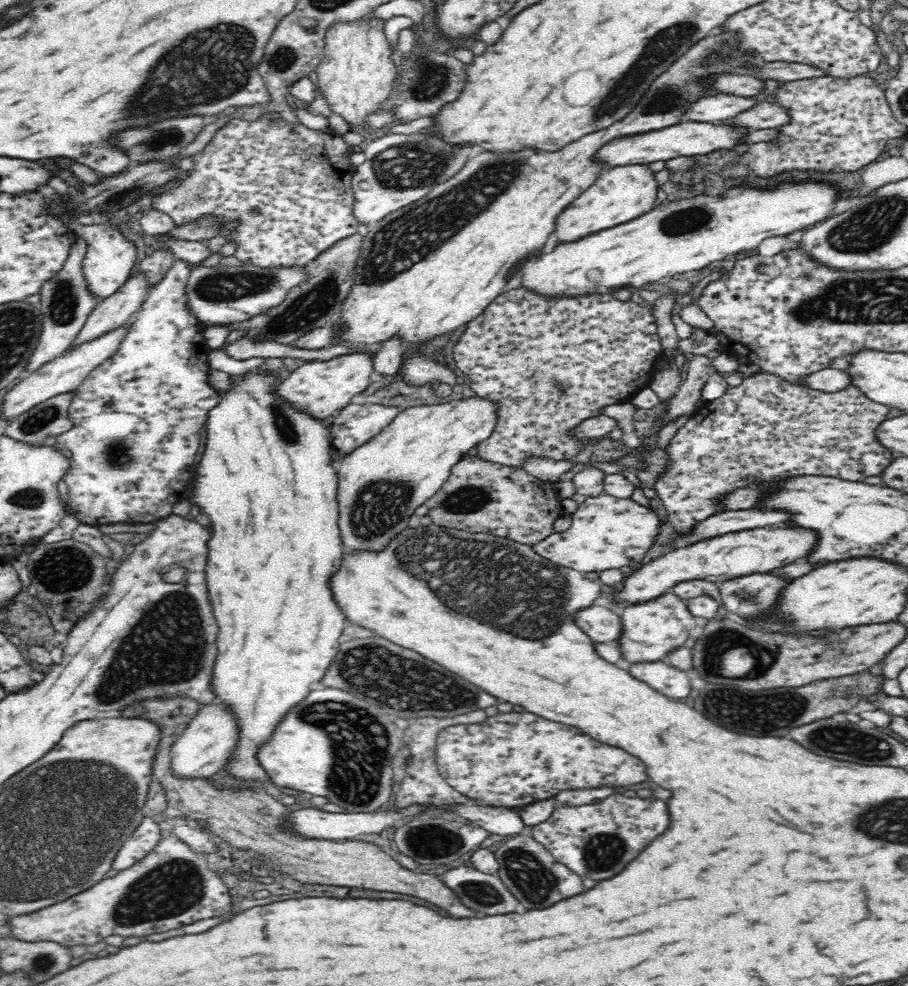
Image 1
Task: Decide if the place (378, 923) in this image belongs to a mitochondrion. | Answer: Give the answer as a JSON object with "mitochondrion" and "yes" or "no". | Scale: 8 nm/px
{"mitochondrion":"no"}

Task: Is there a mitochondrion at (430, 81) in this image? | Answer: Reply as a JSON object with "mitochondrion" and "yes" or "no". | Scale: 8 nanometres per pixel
{"mitochondrion":"yes"}

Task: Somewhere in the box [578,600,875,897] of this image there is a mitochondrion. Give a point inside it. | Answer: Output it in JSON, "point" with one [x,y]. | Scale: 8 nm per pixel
{"point":[768,713]}

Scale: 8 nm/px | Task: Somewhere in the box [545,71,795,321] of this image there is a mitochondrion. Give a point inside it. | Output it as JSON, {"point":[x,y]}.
{"point":[681,222]}

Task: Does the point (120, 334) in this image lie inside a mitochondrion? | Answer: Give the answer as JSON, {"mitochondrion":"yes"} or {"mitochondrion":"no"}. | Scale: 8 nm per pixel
{"mitochondrion":"no"}

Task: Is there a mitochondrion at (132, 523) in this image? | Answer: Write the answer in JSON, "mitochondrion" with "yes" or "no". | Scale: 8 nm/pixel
{"mitochondrion":"no"}

